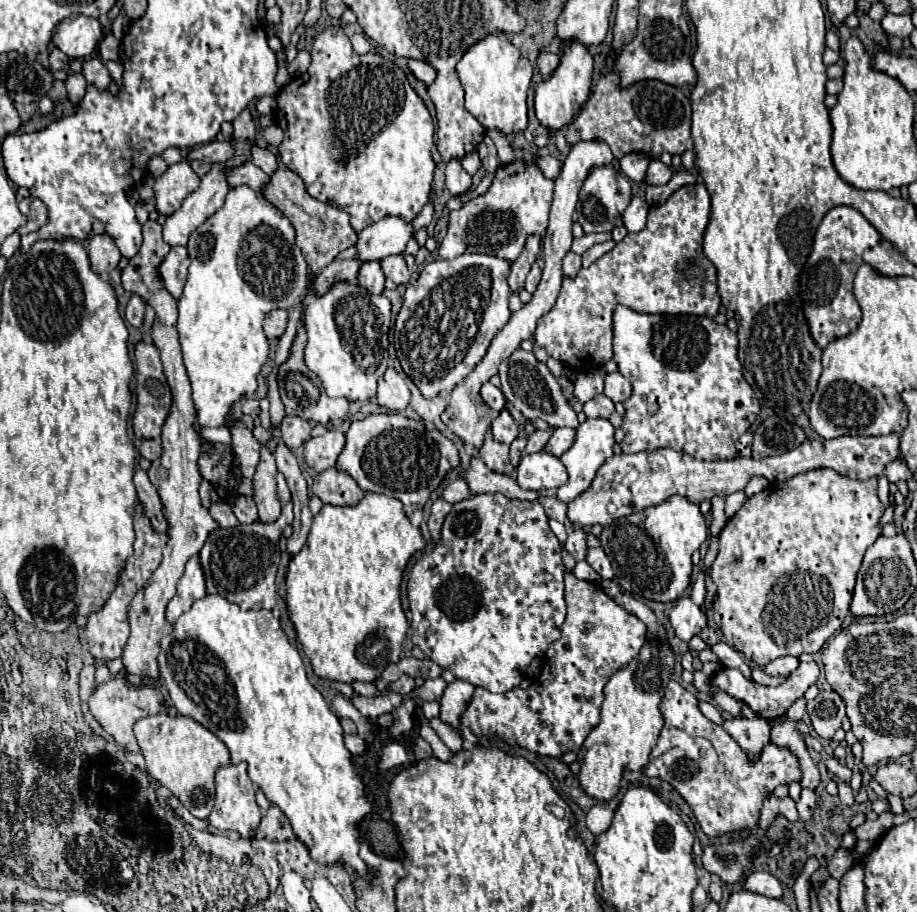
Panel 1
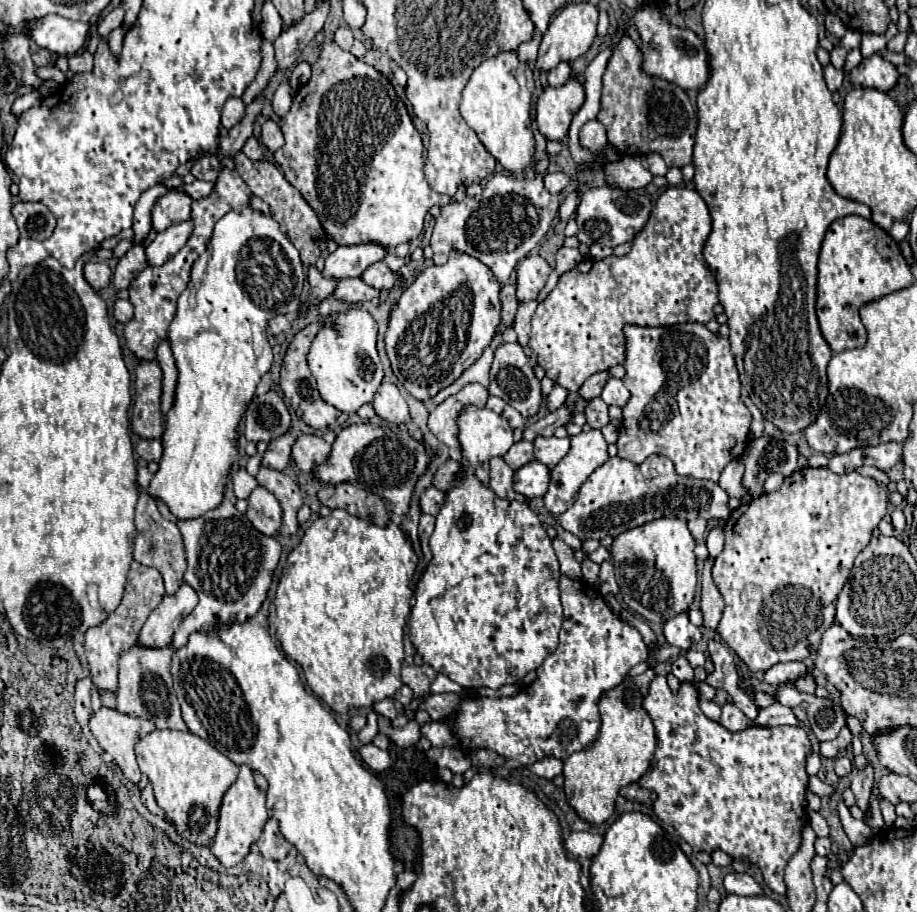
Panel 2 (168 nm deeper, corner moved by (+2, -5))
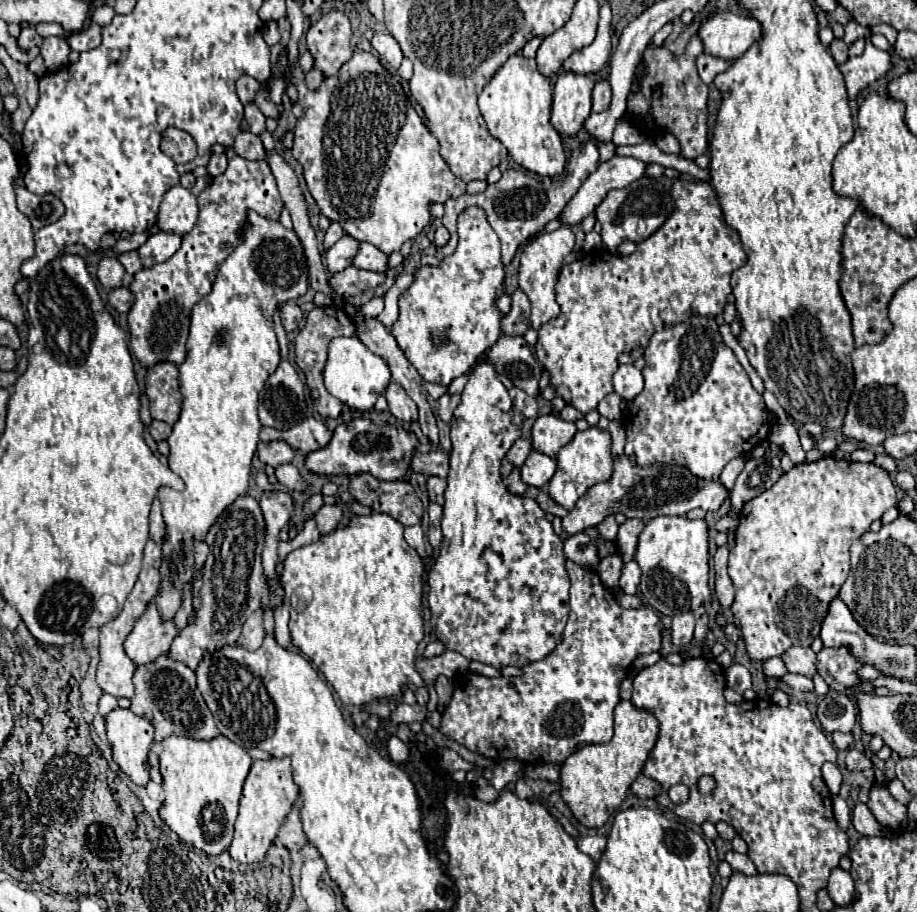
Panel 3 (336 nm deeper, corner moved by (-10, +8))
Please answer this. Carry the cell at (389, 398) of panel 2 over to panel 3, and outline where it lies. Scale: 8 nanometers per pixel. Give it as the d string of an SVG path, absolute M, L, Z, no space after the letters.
M390 382L386 388L386 400L388 400L388 410L394 418L410 422L418 418L418 406L414 406L414 400L398 386L398 382Z

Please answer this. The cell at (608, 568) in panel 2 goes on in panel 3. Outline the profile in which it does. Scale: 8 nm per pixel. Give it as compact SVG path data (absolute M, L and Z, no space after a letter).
M634 560L624 562L622 574L620 574L620 590L626 592L626 594L636 594L638 582L640 582L640 568L638 568L638 564Z

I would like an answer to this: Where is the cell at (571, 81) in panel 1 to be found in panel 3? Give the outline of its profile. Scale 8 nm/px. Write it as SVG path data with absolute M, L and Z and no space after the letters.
M562 72L554 84L552 126L560 134L574 136L592 108L594 78L586 74Z

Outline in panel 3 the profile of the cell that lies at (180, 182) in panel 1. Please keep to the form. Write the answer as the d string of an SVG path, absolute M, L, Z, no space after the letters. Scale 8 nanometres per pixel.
M172 186L162 198L158 226L164 232L188 234L198 218L198 198L184 186Z

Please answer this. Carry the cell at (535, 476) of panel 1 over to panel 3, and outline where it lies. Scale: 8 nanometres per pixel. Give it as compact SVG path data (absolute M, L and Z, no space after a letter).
M532 450L530 456L526 458L526 462L520 466L522 480L528 486L536 486L536 488L546 486L550 482L550 478L554 476L554 470L556 470L556 460L538 450Z

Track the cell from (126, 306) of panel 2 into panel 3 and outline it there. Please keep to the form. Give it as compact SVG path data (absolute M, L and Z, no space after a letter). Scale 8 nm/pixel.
M114 288L110 292L110 304L118 310L118 312L128 312L134 304L134 292L130 288Z

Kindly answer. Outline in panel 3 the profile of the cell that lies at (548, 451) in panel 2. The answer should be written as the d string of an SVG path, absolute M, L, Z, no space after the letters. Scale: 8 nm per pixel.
M552 414L538 416L532 426L532 446L538 452L548 454L550 458L556 458L558 450L568 444L576 434L574 422L566 422L562 418L556 418Z

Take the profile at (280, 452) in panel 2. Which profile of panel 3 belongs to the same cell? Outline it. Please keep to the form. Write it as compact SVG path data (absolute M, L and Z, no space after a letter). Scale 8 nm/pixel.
M258 442L258 458L264 464L270 466L280 466L288 464L294 458L294 448L286 446L286 442Z

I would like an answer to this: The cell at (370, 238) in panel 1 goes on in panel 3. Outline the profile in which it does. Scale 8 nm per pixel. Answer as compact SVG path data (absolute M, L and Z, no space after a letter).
M344 234L328 252L326 252L326 268L336 274L344 268L348 268L354 260L354 254L358 254L358 240Z

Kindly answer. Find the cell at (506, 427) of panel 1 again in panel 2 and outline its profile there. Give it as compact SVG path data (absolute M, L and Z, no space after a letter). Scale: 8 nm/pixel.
M466 405L460 415L456 417L456 425L458 425L458 441L460 441L460 471L456 473L454 481L452 481L452 489L446 493L446 503L440 509L438 517L436 517L436 527L434 533L430 537L430 549L432 549L432 561L428 563L428 569L424 571L424 575L420 577L418 585L416 585L416 593L414 593L414 607L410 611L410 641L416 647L418 655L422 657L422 661L426 665L432 665L434 671L444 673L446 677L450 677L452 681L460 683L466 689L474 689L474 687L490 687L490 689L500 689L502 685L508 683L516 683L520 681L526 673L538 669L542 665L542 661L552 655L558 647L558 631L562 627L562 605L560 605L560 589L558 589L558 577L560 577L560 565L558 559L554 555L550 537L546 535L542 523L538 521L538 515L534 511L530 511L530 507L526 503L518 503L518 501L508 501L508 499L500 499L494 495L494 491L490 491L478 477L476 477L476 467L484 461L490 461L496 455L504 455L514 439L512 439L512 427L506 423L506 419L502 419L500 415L496 415L490 409L478 409L476 405Z

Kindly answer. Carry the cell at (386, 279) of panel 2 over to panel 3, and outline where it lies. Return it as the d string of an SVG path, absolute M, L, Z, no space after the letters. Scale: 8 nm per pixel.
M362 242L360 244L360 252L354 258L354 266L362 268L362 270L374 270L374 272L388 272L388 254L382 254L382 250L378 250L372 244Z

